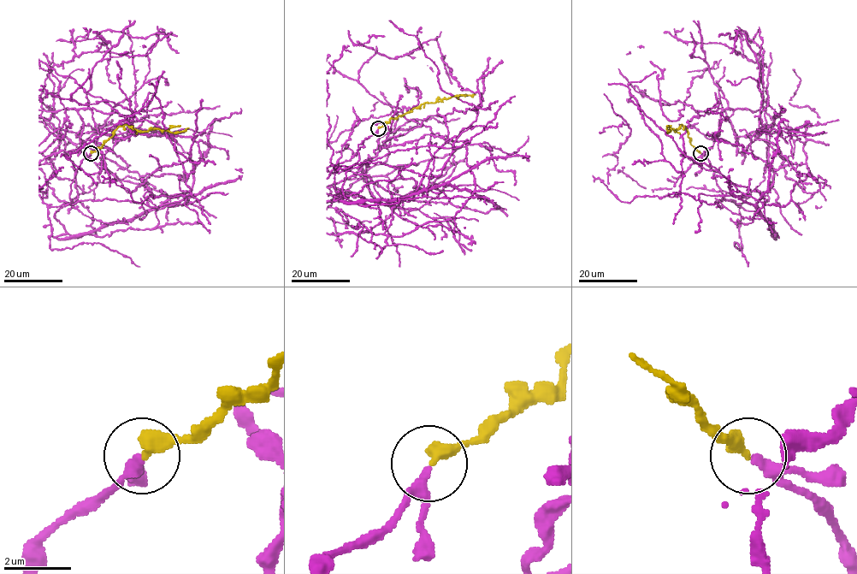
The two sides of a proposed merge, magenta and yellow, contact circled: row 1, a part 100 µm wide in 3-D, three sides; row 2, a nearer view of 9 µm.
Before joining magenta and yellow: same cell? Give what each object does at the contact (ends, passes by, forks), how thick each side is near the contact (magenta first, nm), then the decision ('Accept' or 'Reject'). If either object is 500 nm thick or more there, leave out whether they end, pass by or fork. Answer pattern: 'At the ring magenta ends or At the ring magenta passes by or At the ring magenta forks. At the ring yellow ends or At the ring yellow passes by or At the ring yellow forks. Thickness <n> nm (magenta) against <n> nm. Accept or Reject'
At the ring magenta passes by. At the ring yellow ends. Thickness 220 nm (magenta) against 440 nm. Accept

